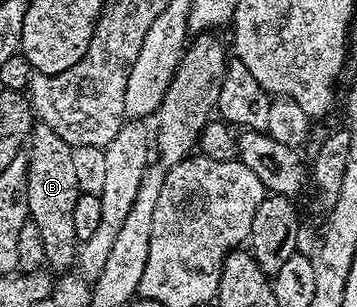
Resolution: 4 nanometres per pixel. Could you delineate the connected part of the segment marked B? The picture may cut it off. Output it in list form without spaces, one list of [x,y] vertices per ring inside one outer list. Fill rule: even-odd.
[[[37,123],[29,132],[27,152],[29,154],[27,175],[29,220],[35,223],[35,227],[39,227],[39,235],[43,235],[45,265],[50,270],[72,270],[79,248],[74,228],[75,203],[83,192],[81,177],[77,174],[77,161],[73,158],[74,146],[59,139],[59,135],[51,131],[51,127]]]

